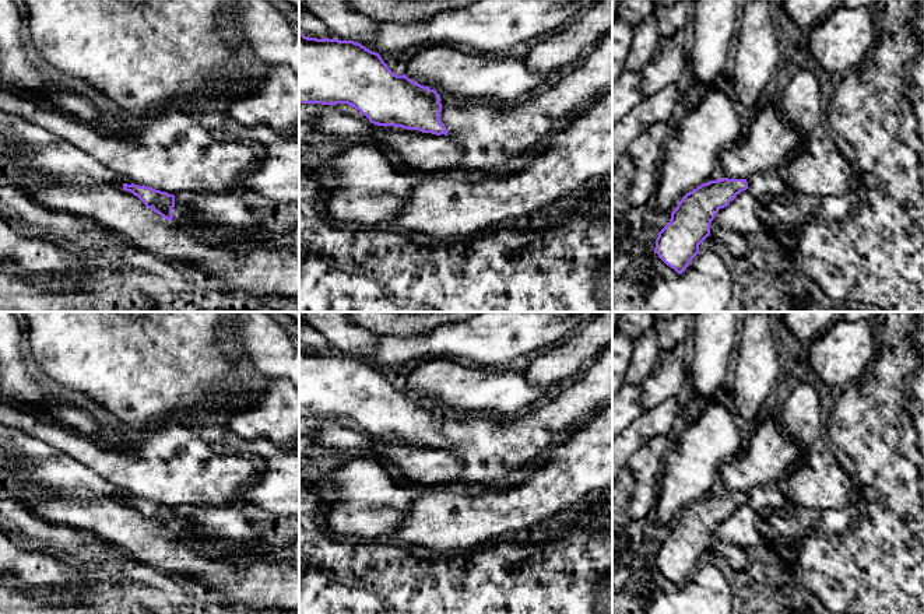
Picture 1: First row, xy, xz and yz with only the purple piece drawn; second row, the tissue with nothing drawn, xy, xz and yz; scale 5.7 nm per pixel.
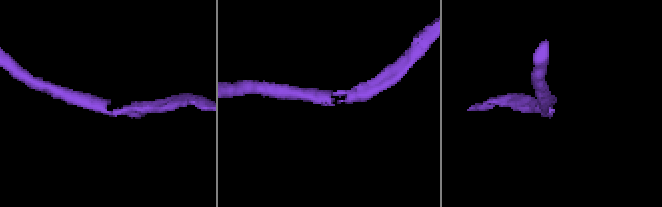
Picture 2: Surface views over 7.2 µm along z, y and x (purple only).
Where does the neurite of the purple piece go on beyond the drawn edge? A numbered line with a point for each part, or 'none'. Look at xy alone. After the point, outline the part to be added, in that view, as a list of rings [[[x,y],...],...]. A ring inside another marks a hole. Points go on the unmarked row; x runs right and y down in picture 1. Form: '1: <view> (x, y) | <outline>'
none

